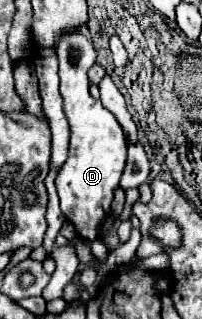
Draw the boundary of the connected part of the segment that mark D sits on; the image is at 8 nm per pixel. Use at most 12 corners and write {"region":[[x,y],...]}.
{"region":[[83,29],[57,39],[71,139],[63,215],[105,261],[99,227],[127,159],[117,119],[89,95]]}

